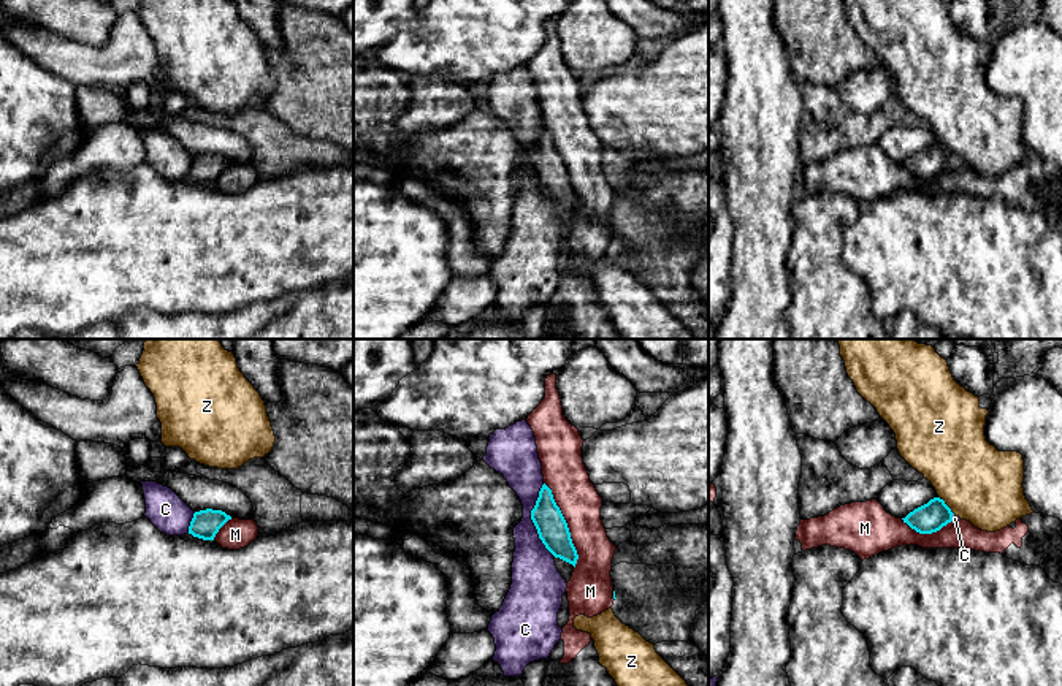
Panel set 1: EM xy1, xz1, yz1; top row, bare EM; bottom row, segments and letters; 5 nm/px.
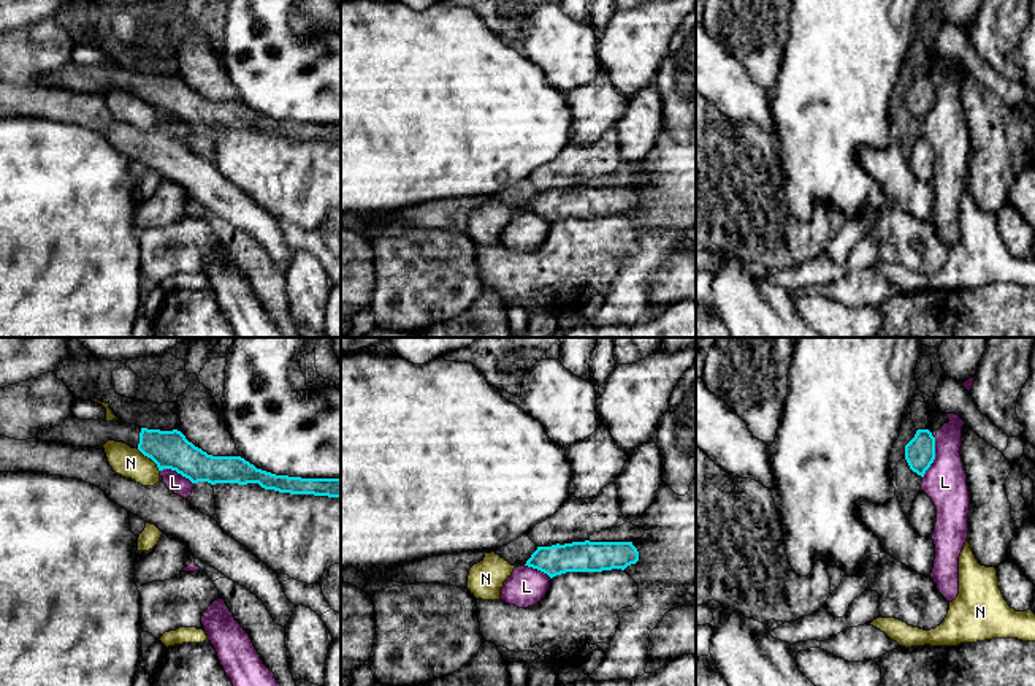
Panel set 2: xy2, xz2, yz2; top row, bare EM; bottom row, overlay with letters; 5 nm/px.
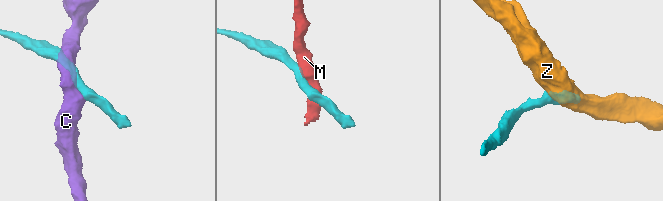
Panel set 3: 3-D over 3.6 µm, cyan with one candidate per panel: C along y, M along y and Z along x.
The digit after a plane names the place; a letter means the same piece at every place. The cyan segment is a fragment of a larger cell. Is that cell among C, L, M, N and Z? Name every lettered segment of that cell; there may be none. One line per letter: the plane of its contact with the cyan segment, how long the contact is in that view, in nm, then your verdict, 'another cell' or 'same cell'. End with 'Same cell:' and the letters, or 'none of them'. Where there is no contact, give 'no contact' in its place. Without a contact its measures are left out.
C: xz1 | 380 nm | another cell
L: yz2 | 220 nm | another cell
M: xz1 | 460 nm | another cell
N: xy2 | 170 nm | another cell
Z: yz1 | 130 nm | another cell
Same cell: none of them

